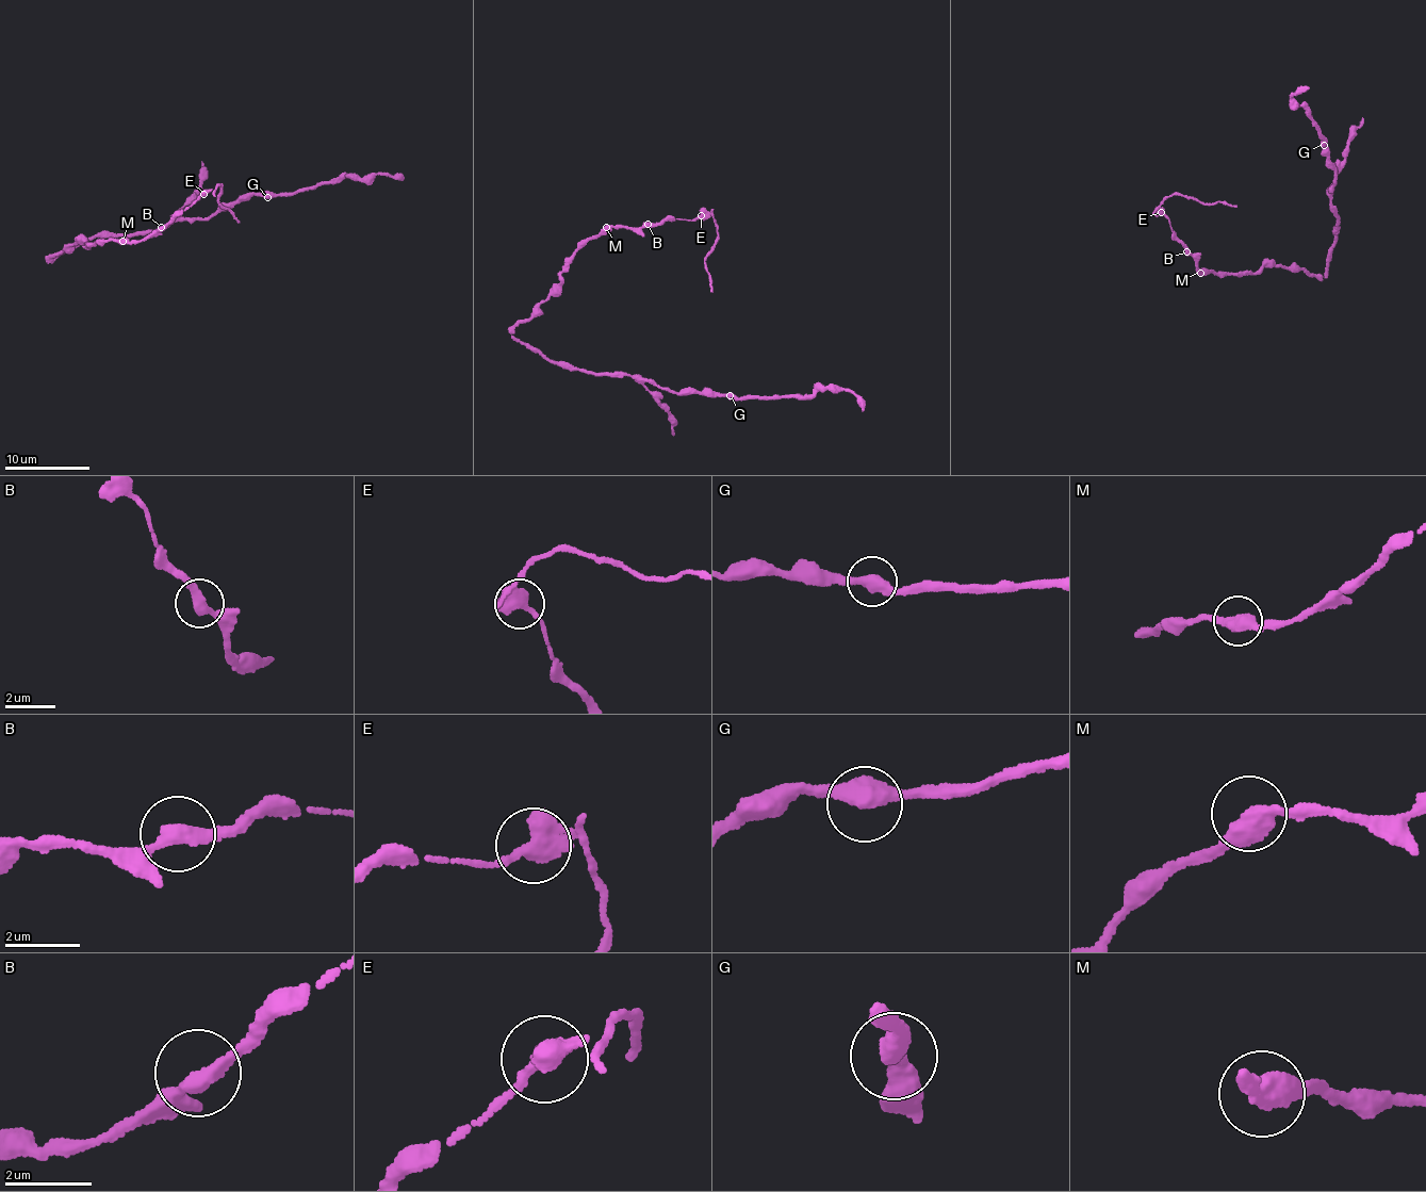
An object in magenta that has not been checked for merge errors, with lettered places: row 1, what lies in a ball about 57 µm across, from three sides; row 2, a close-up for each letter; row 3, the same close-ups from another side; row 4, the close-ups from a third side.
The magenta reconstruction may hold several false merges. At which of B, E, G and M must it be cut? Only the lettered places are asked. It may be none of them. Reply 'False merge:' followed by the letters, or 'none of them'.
False merge: E

